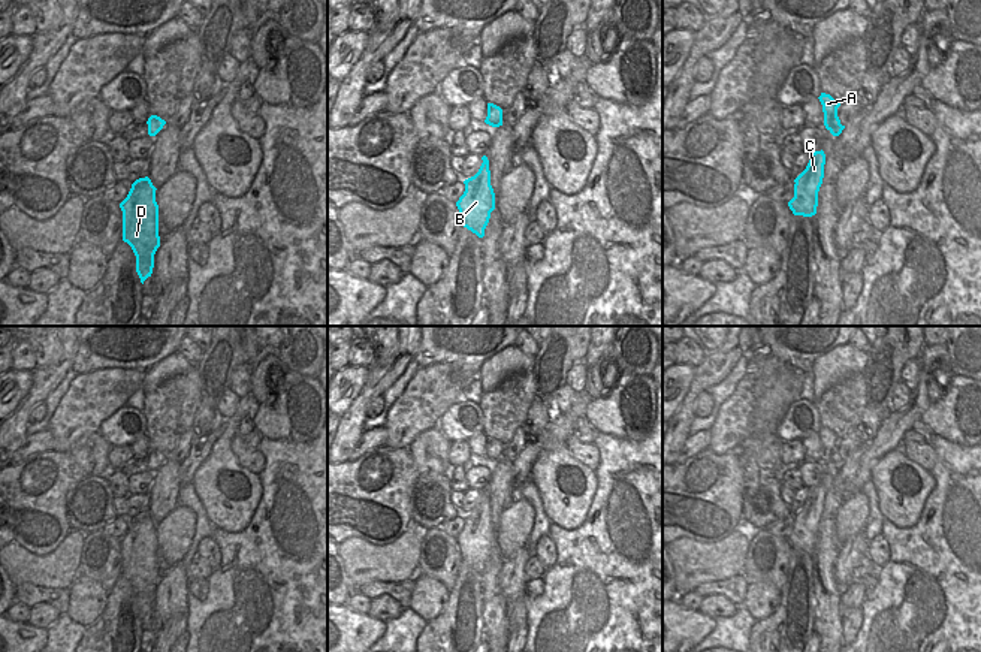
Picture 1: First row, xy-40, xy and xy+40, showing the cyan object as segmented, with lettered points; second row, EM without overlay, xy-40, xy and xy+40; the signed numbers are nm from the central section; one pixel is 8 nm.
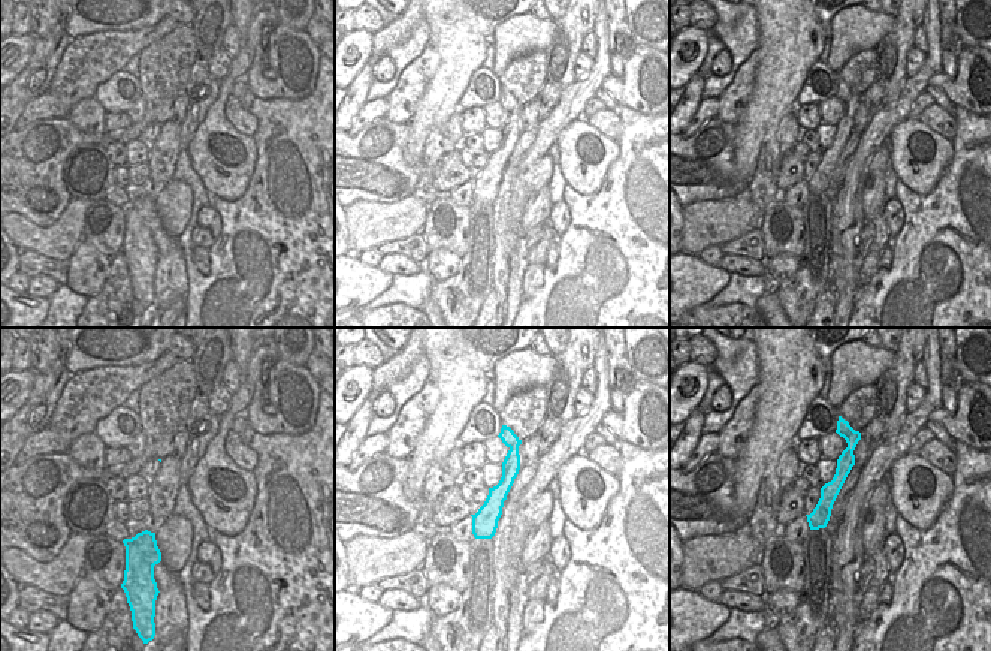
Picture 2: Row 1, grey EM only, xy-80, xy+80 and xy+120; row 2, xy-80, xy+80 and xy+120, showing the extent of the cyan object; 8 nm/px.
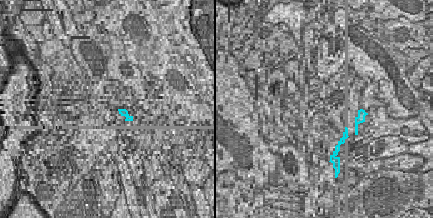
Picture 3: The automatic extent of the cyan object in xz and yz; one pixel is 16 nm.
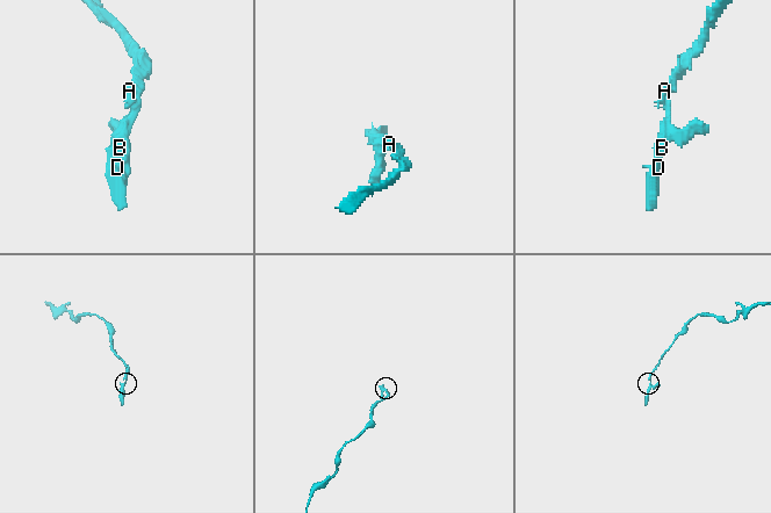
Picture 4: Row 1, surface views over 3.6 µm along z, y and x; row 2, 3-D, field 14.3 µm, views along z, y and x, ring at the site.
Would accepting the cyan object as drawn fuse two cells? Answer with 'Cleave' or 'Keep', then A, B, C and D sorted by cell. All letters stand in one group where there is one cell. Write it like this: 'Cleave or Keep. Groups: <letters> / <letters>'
Cleave. Groups: A / B C D.

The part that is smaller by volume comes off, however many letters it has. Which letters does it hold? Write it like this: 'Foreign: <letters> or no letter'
Foreign: B, C, D

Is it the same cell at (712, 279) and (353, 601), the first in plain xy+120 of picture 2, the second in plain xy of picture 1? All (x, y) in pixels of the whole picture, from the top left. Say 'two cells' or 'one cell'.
two cells

